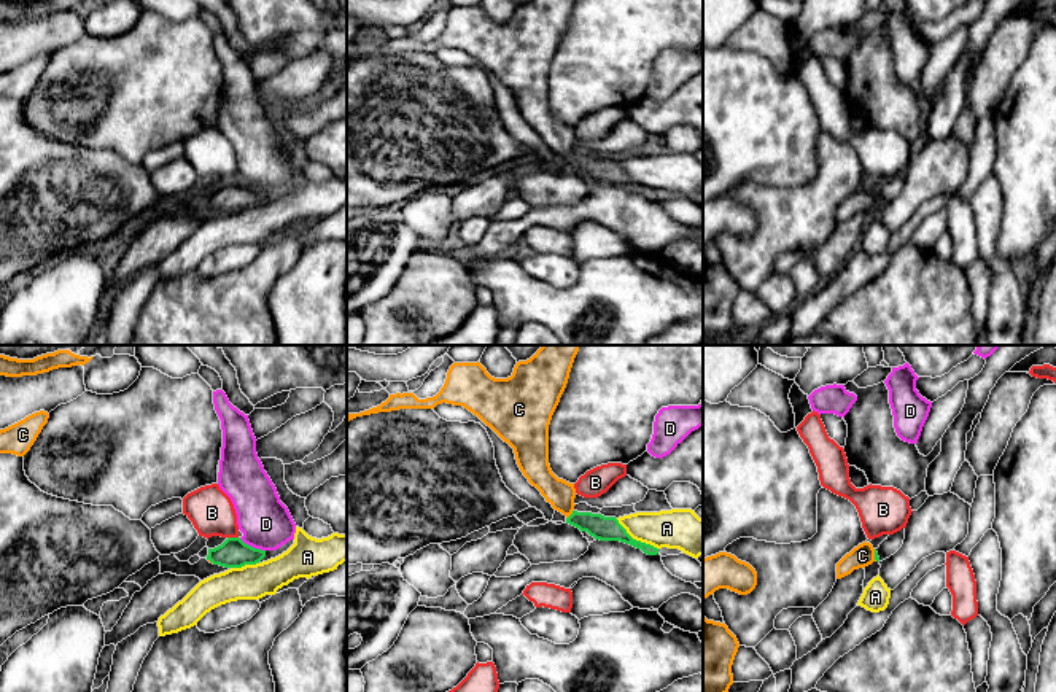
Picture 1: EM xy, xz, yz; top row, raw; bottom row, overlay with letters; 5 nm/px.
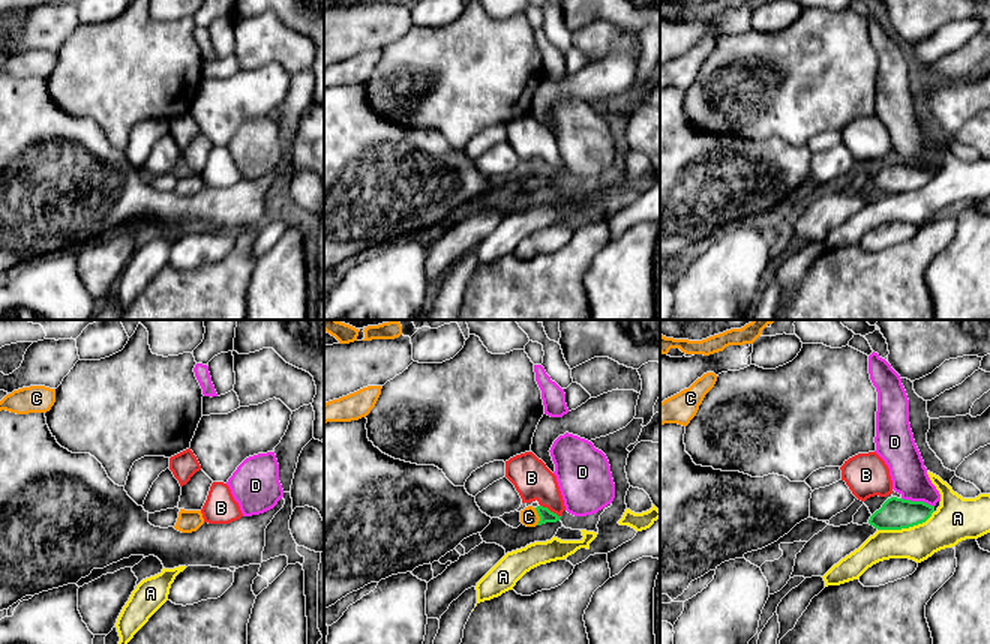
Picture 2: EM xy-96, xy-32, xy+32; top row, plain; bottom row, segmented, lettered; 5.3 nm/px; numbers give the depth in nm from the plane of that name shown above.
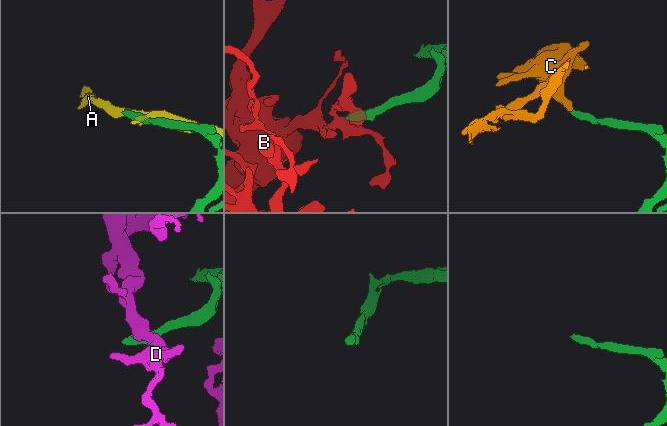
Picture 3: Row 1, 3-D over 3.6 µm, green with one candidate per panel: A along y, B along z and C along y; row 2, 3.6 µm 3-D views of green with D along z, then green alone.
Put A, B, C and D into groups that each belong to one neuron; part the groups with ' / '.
A / B / C / D

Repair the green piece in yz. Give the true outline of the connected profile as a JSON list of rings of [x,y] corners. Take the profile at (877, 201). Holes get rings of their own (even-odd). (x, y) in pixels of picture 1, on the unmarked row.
[[[865,185],[837,207],[837,223],[851,218],[854,213],[865,212],[873,205],[879,205],[878,196],[870,186]]]

